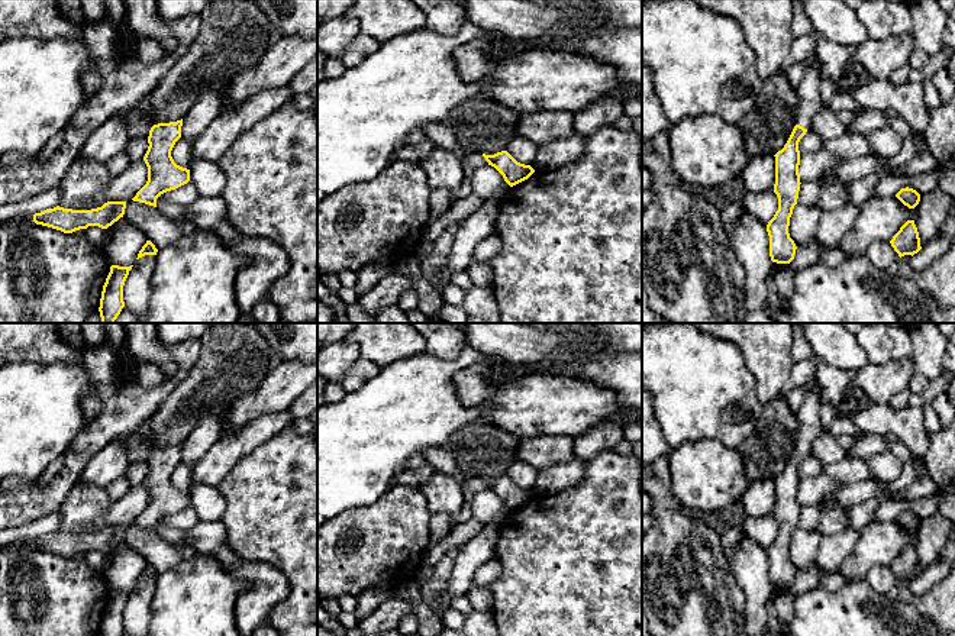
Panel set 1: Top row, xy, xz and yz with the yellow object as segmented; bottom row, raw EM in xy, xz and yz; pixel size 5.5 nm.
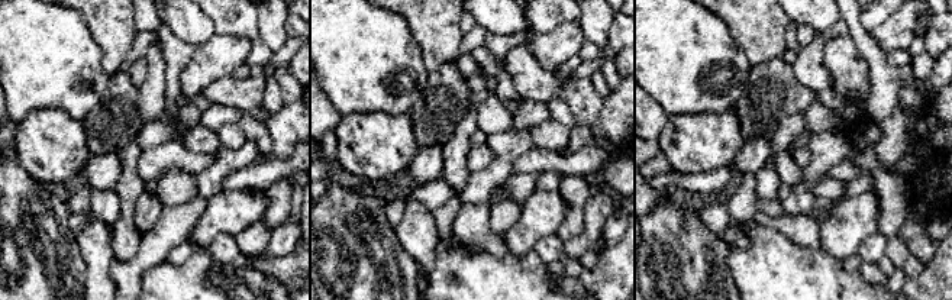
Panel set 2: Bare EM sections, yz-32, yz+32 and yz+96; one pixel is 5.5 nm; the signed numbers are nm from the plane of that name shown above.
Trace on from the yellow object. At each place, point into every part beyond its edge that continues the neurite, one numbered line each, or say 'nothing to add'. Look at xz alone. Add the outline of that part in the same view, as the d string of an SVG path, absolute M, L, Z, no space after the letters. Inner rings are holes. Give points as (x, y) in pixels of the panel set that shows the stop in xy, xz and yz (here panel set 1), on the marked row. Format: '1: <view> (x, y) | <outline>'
1: xz (471, 161) | M471 152L461 158L464 172L472 174L477 168L488 165L481 152Z

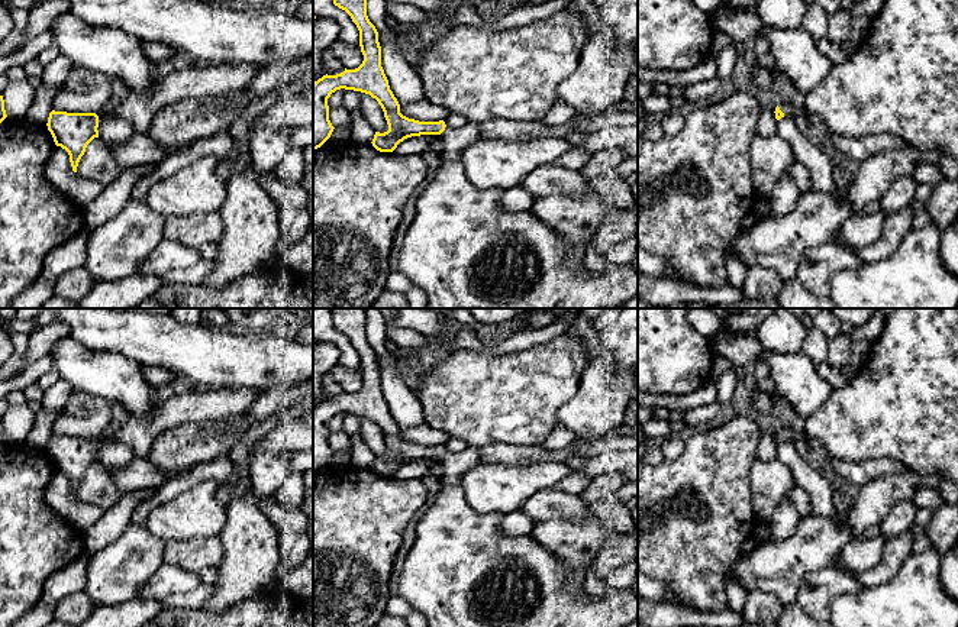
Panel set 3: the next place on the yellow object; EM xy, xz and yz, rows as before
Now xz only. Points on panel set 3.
1: xz (455, 141) | M467 122L462 127L445 130L439 135L443 140L443 156L461 161L462 151L481 139L478 123Z

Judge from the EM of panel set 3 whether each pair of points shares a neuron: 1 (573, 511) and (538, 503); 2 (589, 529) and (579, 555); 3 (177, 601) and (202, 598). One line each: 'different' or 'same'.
1: same
2: same
3: same

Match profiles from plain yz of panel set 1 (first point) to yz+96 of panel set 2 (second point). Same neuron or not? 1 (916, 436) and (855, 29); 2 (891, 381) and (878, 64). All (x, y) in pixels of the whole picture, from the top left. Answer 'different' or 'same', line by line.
1: different
2: different

